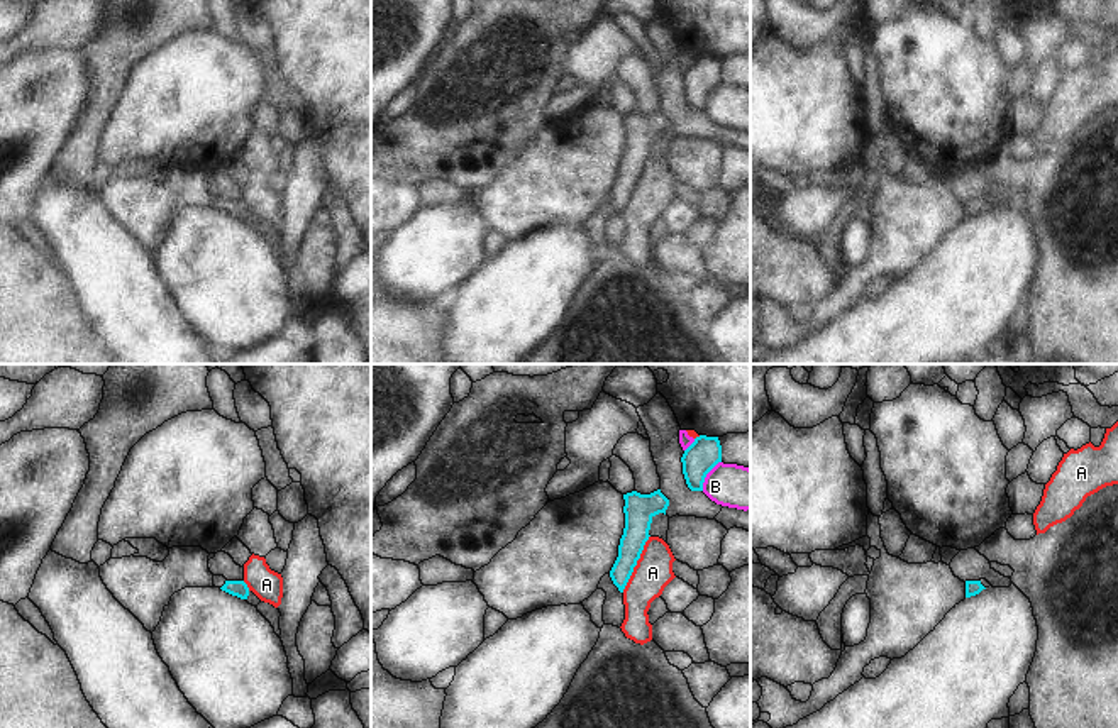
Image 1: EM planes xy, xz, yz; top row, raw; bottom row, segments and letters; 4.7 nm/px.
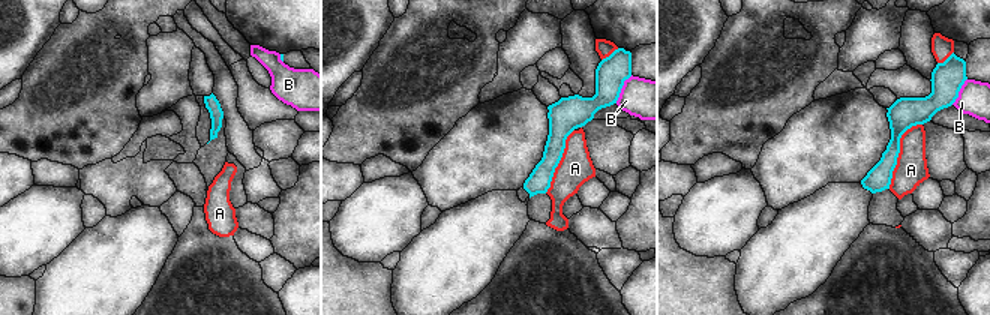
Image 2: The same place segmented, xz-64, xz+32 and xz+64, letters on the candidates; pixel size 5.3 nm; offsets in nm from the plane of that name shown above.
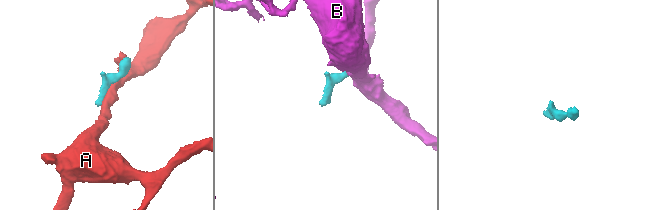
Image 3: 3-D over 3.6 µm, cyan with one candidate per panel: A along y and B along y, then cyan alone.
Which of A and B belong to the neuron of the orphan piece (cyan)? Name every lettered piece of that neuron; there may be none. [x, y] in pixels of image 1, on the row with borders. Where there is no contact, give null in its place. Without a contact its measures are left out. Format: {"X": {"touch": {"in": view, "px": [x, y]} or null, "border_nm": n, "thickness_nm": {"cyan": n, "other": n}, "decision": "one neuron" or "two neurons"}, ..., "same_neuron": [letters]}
{"A": {"touch": {"in": "xz", "px": [636, 564]}, "border_nm": 300, "thickness_nm": {"cyan": 140, "other": 180}, "decision": "two neurons"}, "B": {"touch": {"in": "xz", "px": [705, 476]}, "border_nm": 170, "thickness_nm": {"cyan": 160, "other": 200}, "decision": "two neurons"}, "same_neuron": []}

